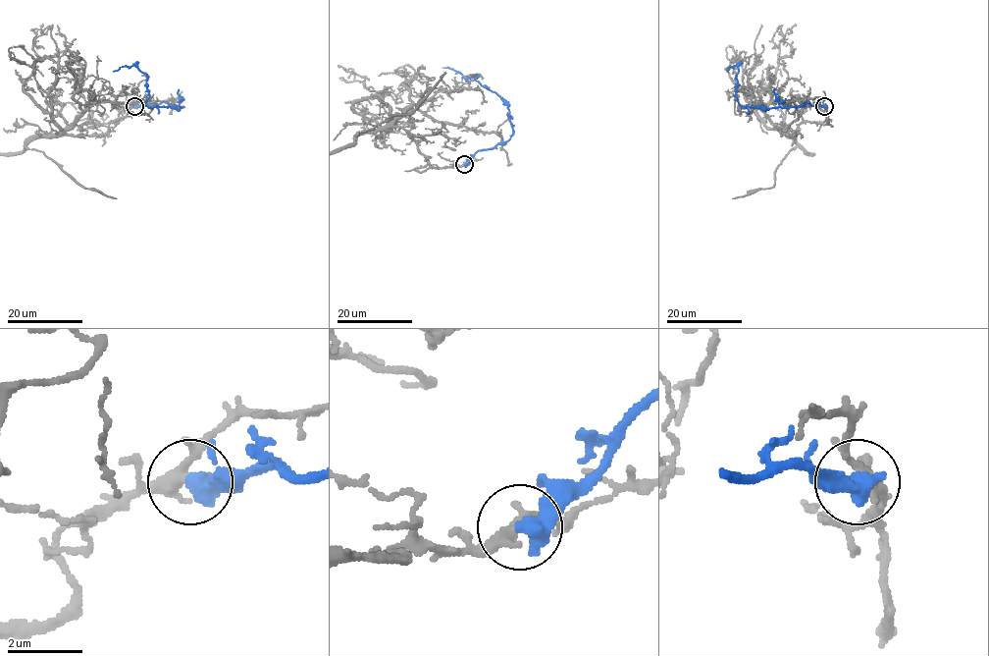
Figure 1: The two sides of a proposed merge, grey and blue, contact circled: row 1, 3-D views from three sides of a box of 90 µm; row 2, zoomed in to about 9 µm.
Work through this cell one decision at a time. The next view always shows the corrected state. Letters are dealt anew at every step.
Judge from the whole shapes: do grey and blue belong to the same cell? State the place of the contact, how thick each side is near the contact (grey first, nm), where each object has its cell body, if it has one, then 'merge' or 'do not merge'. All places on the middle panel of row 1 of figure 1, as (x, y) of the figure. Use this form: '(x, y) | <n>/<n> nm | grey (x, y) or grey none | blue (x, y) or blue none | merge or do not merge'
(464, 164) | 260/550 nm | grey none | blue none | do not merge

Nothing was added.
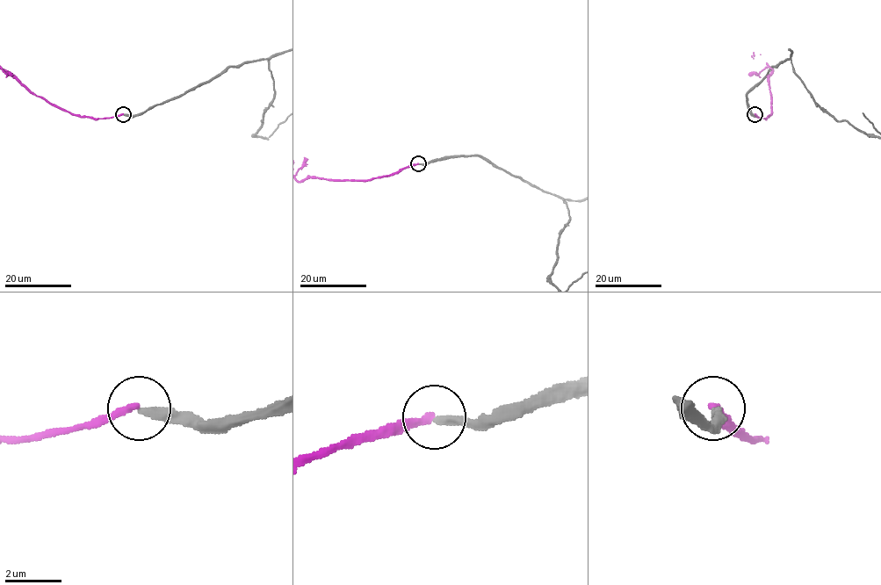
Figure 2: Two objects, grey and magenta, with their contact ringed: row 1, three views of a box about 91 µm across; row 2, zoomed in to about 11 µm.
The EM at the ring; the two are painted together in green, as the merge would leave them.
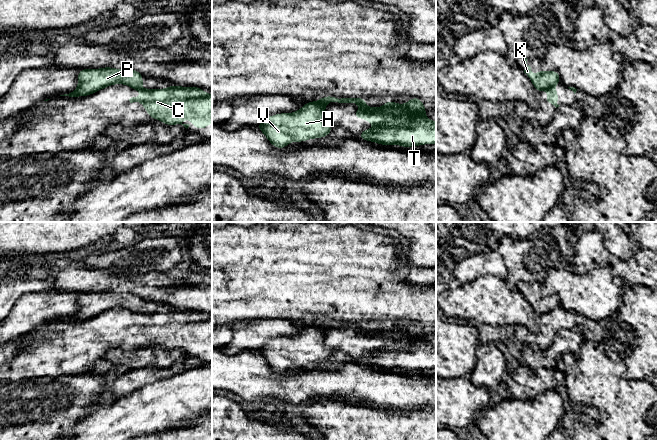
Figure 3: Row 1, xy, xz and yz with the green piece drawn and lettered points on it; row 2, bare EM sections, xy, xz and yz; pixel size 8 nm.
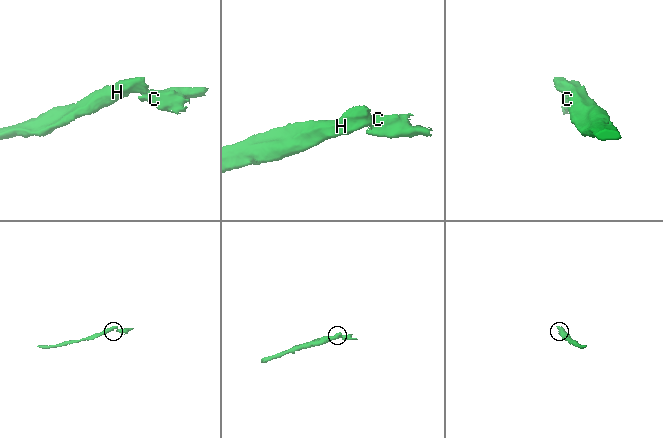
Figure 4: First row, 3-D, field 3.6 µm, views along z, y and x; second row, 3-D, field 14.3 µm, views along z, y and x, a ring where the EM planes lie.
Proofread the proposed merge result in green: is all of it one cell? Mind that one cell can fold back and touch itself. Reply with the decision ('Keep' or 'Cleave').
Cleave

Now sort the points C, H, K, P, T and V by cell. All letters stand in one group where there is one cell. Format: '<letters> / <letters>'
C T / H K P V

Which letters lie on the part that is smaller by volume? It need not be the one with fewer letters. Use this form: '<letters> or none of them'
C, T

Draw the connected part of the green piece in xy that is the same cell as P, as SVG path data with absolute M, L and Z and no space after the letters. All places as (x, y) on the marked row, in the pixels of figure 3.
M81 69L78 74L78 87L75 91L60 96L79 97L95 93L116 83L142 89L143 75L132 69Z

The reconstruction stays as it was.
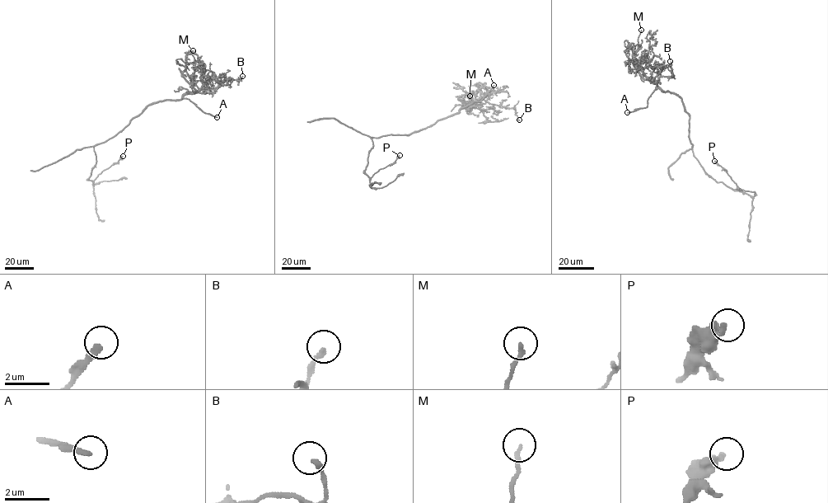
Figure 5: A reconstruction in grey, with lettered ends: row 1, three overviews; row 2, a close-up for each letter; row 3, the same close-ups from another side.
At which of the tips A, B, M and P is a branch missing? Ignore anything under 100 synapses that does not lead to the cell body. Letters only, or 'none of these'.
A

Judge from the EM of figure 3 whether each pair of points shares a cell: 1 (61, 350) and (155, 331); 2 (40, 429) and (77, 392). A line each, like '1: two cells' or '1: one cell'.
1: one cell
2: one cell

